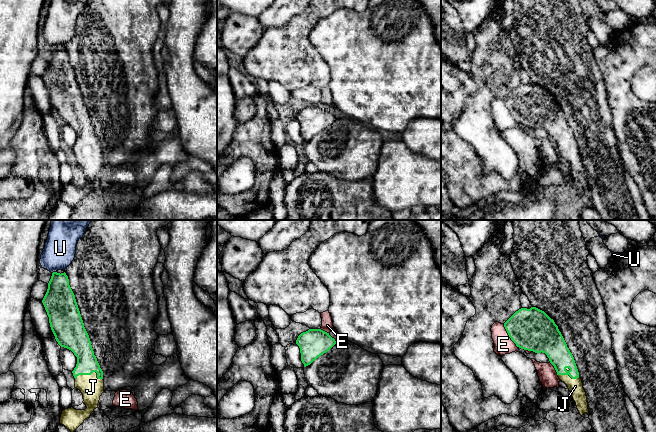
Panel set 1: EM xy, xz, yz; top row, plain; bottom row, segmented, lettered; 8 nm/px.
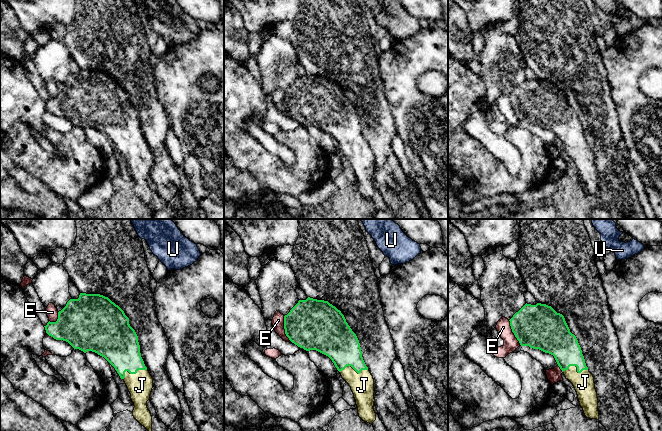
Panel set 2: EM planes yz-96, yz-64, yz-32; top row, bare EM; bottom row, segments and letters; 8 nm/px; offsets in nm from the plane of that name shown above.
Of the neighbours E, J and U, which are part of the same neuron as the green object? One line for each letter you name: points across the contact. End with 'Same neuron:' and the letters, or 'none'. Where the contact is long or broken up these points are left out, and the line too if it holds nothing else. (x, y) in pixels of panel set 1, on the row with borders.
J: runs through xy (80, 345), (90, 374), (91, 387)
Same neuron: J

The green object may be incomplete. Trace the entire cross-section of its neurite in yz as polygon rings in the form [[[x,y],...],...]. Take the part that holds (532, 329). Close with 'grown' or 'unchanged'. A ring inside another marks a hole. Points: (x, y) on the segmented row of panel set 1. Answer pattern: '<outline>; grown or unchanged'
[[[536,307],[521,308],[504,323],[504,327],[517,347],[547,355],[559,379],[571,392],[580,415],[589,415],[586,392],[574,357],[554,320]]]; grown

